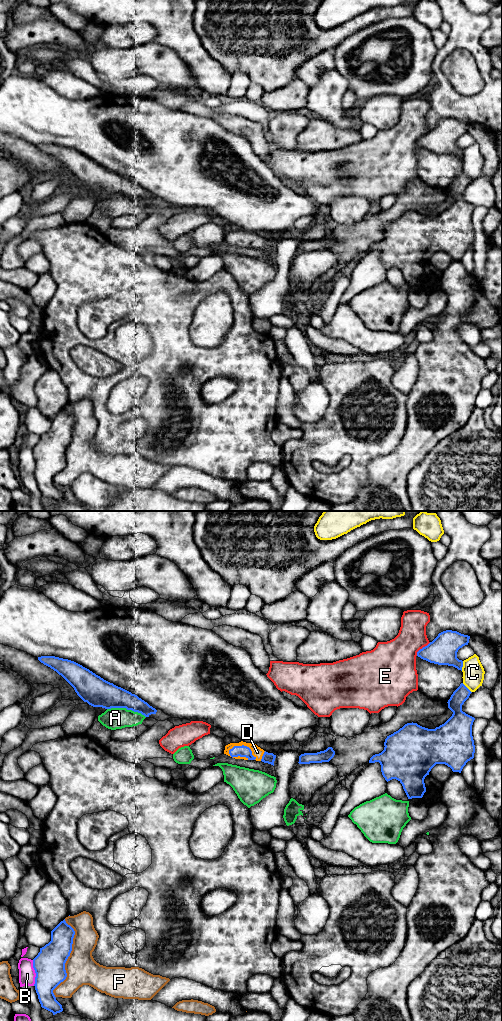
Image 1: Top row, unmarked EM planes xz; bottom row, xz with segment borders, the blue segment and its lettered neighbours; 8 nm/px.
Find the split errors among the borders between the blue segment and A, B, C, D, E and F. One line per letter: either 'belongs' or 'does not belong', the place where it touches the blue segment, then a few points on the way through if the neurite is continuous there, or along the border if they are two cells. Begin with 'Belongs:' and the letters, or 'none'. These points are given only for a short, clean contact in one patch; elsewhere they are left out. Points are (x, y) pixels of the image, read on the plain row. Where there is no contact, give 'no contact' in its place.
Belongs: D
A: does not belong; contact xz (126, 196)
B: does not belong; contact xz (35, 460)
C: does not belong; contact xz (462, 154)
D: belongs; contact xz (243, 233); way xz (243, 239), (243, 233), (253, 240), (257, 240)
E: does not belong; contact xz (423, 135)
F: does not belong; contact xz (67, 446)

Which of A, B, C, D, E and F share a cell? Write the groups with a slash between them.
A / B / C / D / E / F

